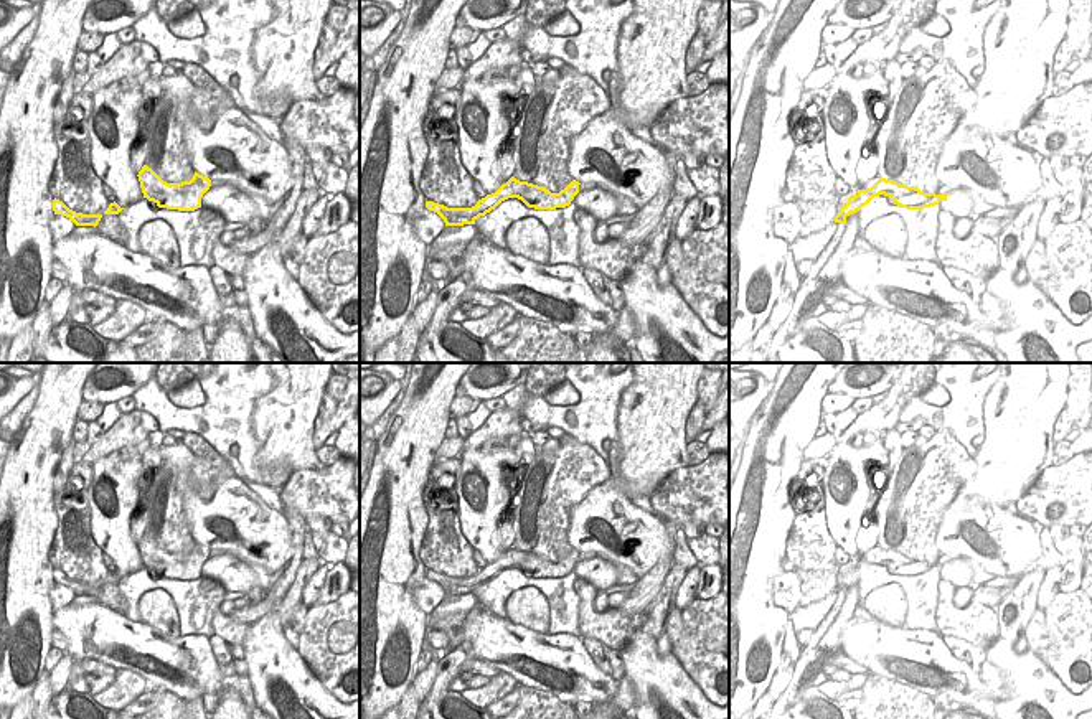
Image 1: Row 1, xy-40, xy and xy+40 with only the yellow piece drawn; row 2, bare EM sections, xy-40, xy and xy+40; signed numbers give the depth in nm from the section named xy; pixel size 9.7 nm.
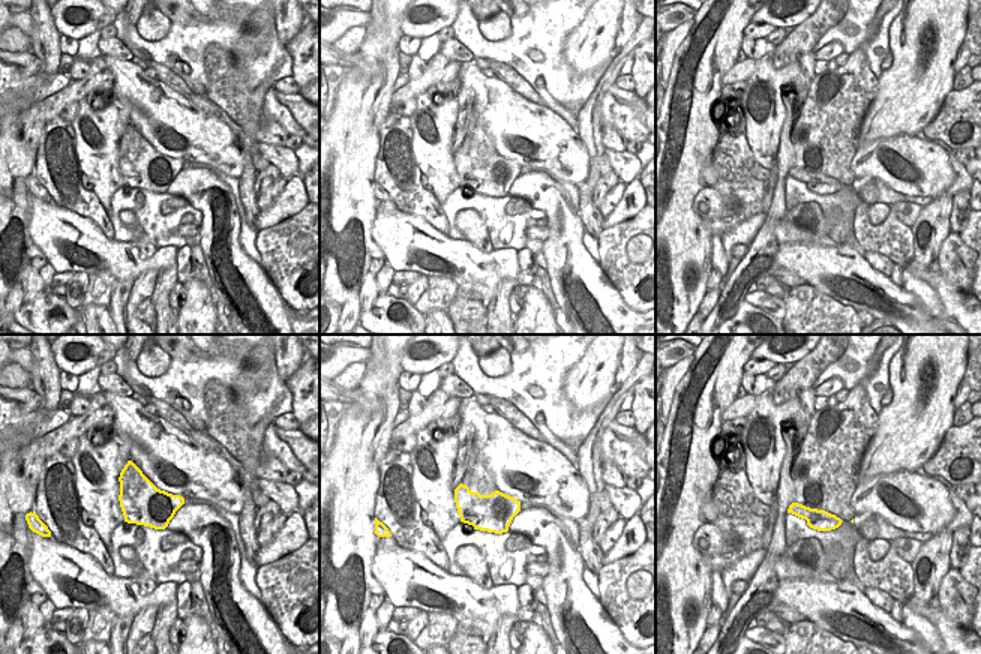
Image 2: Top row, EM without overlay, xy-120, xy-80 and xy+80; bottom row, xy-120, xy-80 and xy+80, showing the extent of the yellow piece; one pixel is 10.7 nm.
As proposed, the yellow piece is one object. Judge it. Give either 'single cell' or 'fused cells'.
fused cells

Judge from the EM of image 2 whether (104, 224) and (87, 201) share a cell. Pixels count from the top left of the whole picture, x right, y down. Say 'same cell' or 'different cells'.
same cell

